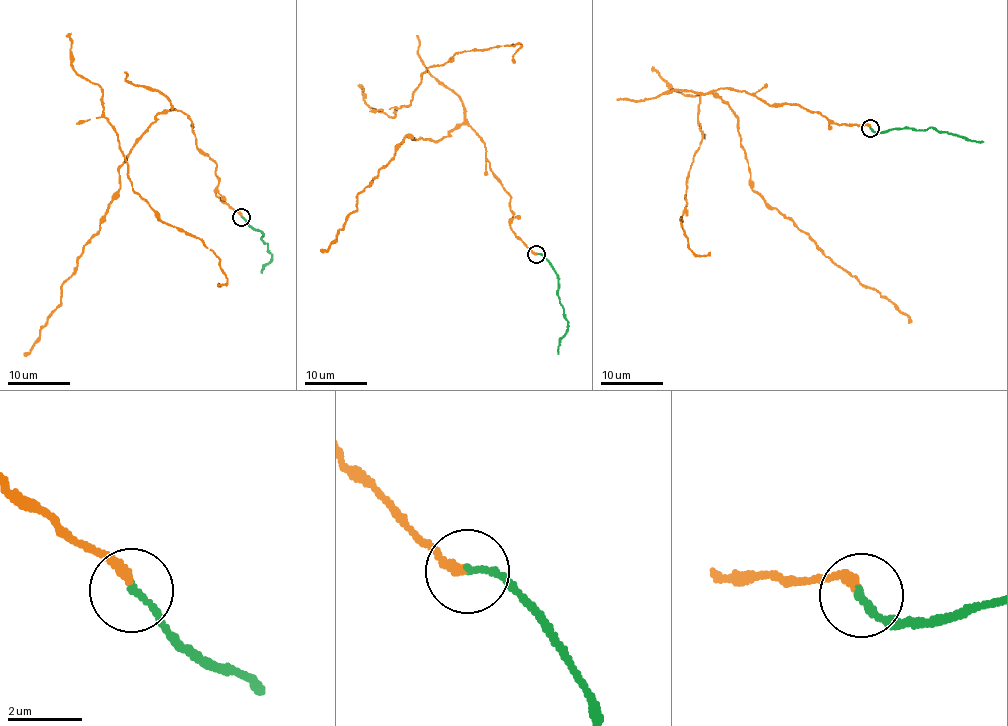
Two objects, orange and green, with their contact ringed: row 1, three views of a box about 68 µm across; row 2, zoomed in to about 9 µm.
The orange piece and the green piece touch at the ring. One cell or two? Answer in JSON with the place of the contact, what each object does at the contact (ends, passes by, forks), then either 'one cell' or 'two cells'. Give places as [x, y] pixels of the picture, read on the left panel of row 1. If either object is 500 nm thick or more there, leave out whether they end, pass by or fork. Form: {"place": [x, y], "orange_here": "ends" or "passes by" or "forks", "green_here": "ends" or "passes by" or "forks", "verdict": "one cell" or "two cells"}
{"place": [241, 217], "orange_here": "ends", "green_here": "ends", "verdict": "one cell"}

